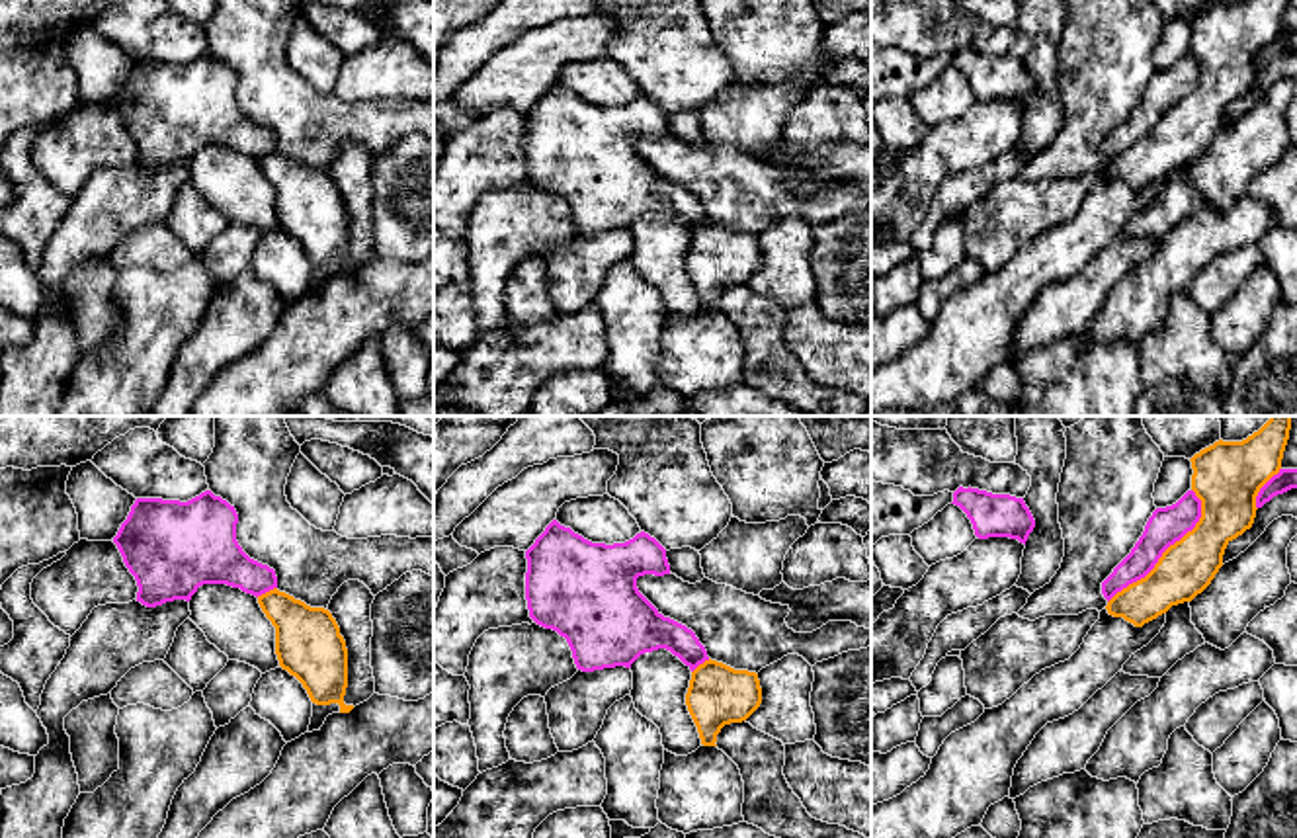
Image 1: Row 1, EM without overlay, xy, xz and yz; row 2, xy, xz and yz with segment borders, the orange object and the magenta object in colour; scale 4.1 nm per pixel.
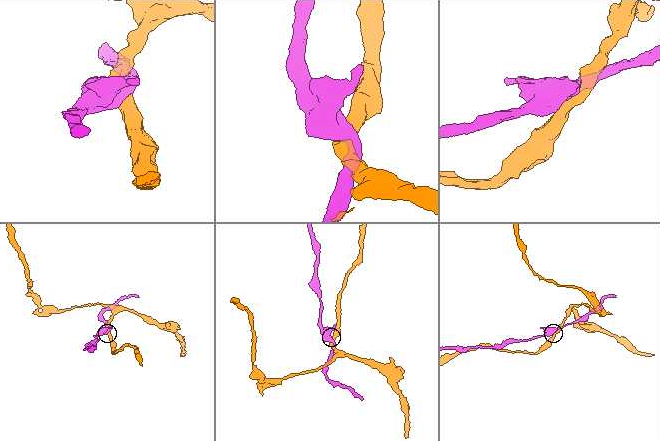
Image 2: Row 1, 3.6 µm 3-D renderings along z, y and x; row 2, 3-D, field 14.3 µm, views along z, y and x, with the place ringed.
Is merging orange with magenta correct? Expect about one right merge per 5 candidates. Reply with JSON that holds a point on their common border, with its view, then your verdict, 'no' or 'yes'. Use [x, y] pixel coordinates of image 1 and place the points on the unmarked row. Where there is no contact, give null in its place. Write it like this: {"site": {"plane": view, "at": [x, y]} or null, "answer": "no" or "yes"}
{"site": {"plane": "yz", "at": [1167, 112]}, "answer": "no"}

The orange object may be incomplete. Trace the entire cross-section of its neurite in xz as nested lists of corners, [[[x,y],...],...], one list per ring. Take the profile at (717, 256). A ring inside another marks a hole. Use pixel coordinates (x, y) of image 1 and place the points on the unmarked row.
[[[711,221],[691,234],[686,268],[703,309],[717,309],[721,291],[746,283],[760,266],[762,250],[756,234],[734,232]]]

